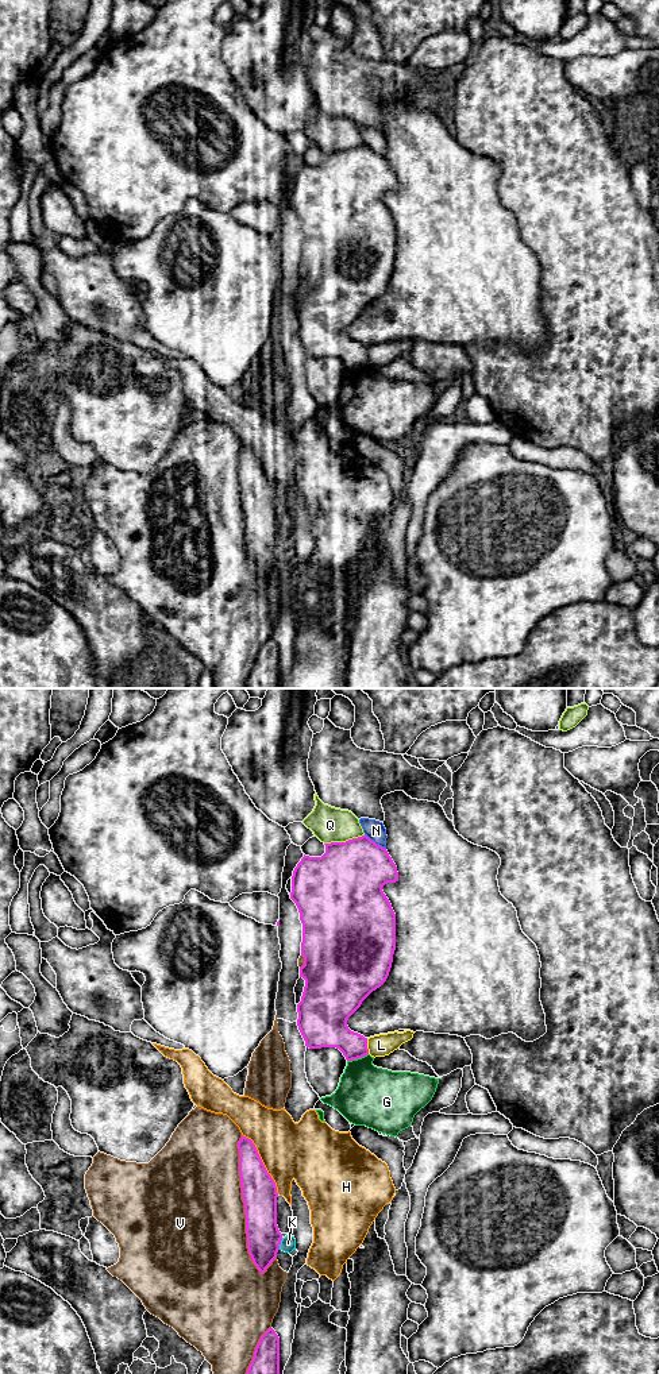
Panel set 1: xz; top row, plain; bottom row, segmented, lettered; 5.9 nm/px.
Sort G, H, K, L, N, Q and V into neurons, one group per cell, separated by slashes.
G / H / K / L / N / Q / V

